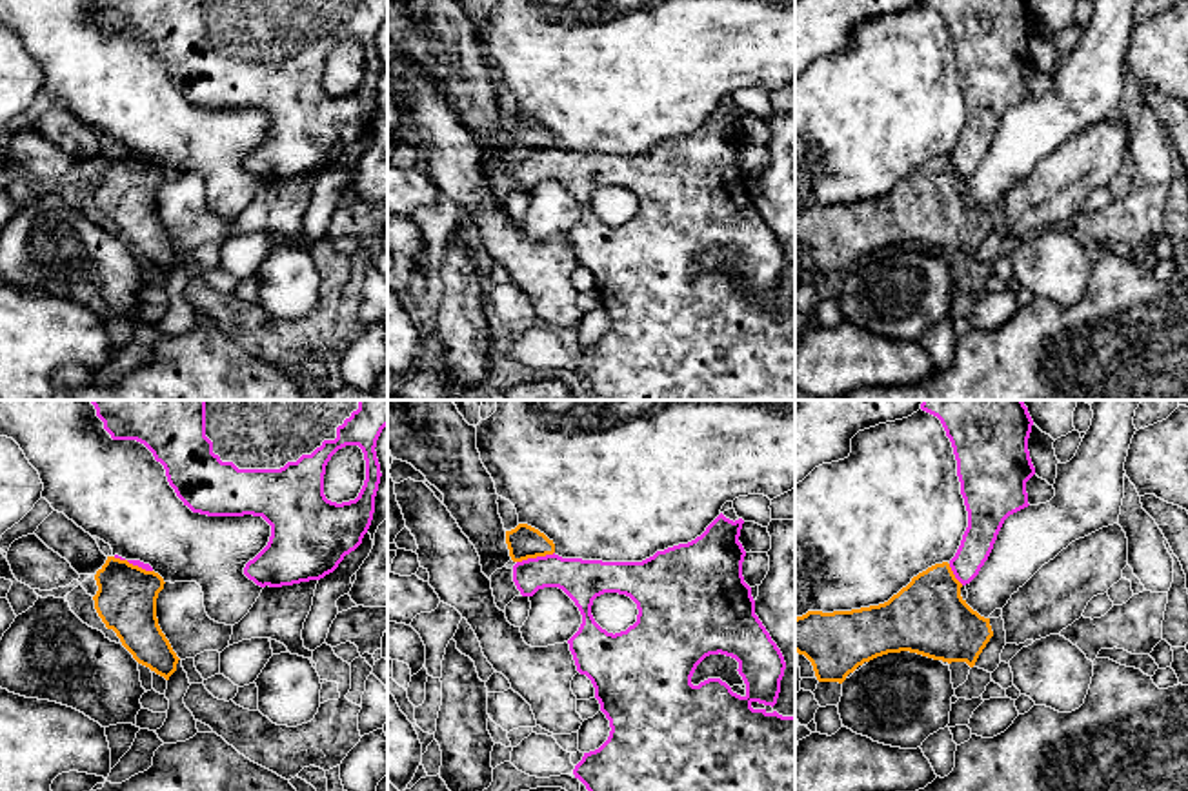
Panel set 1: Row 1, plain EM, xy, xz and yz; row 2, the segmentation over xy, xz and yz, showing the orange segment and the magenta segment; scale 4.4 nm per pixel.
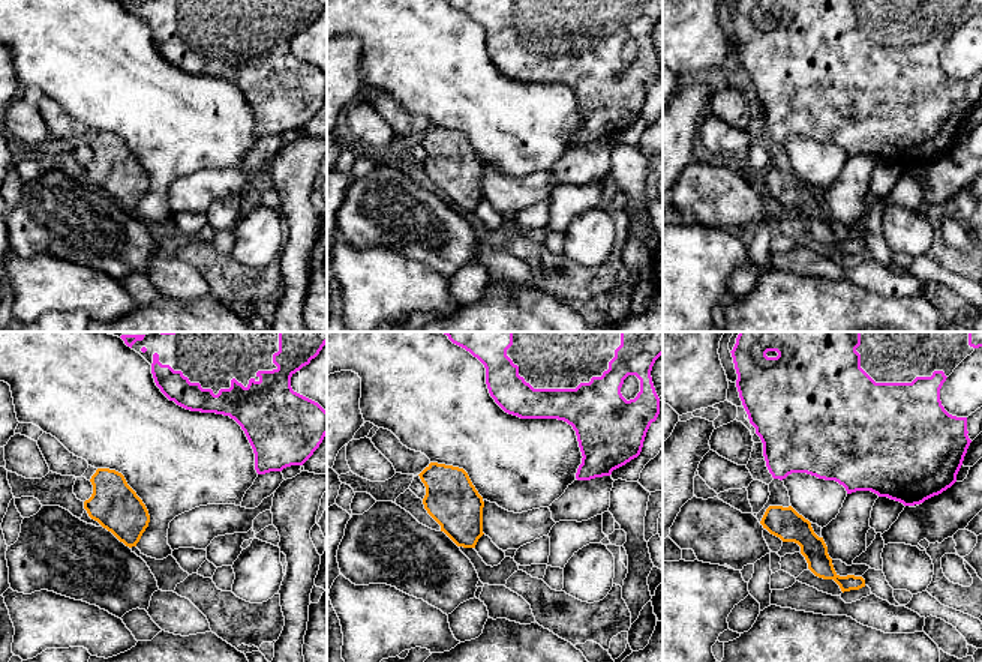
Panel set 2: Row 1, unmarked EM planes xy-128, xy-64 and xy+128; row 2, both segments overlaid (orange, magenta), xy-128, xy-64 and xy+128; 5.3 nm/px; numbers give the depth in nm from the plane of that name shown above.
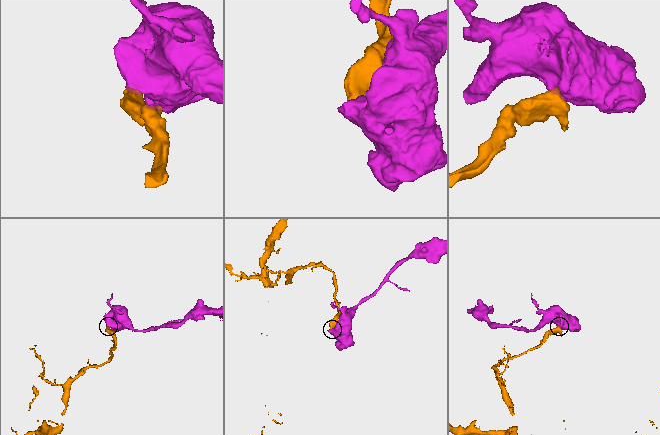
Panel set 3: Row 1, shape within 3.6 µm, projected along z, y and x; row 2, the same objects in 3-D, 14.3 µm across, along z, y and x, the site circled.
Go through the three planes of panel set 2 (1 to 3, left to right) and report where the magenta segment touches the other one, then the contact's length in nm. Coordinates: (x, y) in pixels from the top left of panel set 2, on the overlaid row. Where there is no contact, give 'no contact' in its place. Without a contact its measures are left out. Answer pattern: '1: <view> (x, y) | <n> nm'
1: no contact
2: no contact
3: no contact

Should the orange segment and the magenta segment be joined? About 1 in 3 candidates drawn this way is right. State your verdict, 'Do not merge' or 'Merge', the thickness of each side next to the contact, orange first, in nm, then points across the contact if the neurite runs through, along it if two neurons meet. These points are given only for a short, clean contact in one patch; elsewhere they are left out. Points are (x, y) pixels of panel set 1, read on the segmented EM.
Do not merge. Thickness 150 nm (orange) against 190 nm. Boundary: xz (553, 551), (517, 562)

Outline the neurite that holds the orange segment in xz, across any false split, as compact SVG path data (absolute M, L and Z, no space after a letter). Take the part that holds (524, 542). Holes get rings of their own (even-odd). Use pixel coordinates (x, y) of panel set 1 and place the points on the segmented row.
M518 524L515 529L506 531L506 544L513 562L555 553L553 540L528 524Z

